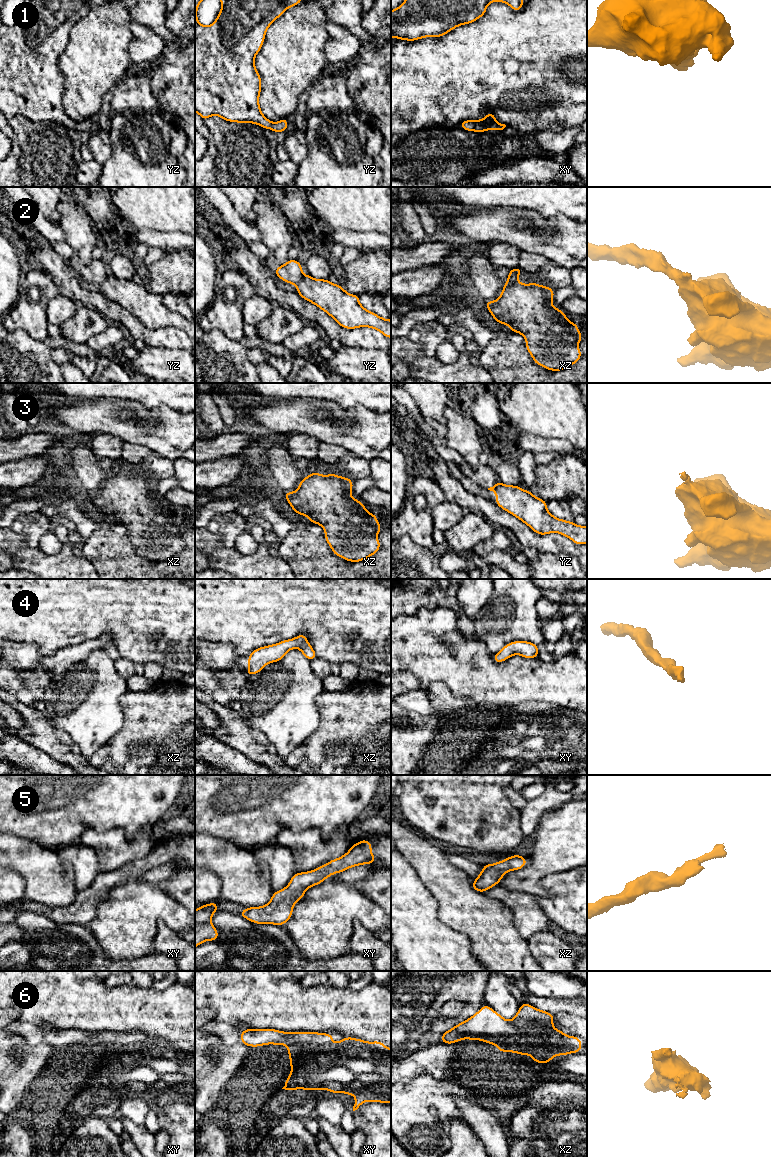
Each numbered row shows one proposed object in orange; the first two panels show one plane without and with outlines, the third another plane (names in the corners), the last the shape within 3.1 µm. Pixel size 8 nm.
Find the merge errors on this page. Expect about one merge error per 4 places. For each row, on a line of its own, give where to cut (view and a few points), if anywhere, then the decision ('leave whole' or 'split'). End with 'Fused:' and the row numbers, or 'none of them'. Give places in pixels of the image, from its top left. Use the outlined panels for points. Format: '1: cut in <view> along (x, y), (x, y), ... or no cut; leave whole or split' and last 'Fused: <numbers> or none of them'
1: no cut; leave whole
2: cut in xz along (517, 279), (504, 287); split
3: cut in yz along (495, 485), (488, 489); split
4: no cut; leave whole
5: no cut; leave whole
6: cut in xz along (521, 1034), (518, 1040), (488, 1038), (486, 1041); split
Fused: 2, 3, 6

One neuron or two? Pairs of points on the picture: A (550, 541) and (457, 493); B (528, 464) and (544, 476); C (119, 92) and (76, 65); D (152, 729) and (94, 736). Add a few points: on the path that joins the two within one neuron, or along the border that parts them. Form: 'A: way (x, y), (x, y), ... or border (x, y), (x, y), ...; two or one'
A: way (527, 536), (510, 521), (480, 505); one
B: border (534, 466), (536, 491); two
C: border (117, 84), (111, 91); two
D: border (122, 710), (122, 727), (98, 748); two

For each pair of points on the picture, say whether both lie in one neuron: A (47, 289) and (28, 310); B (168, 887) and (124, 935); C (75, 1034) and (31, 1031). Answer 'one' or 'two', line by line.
A: one
B: two
C: one

